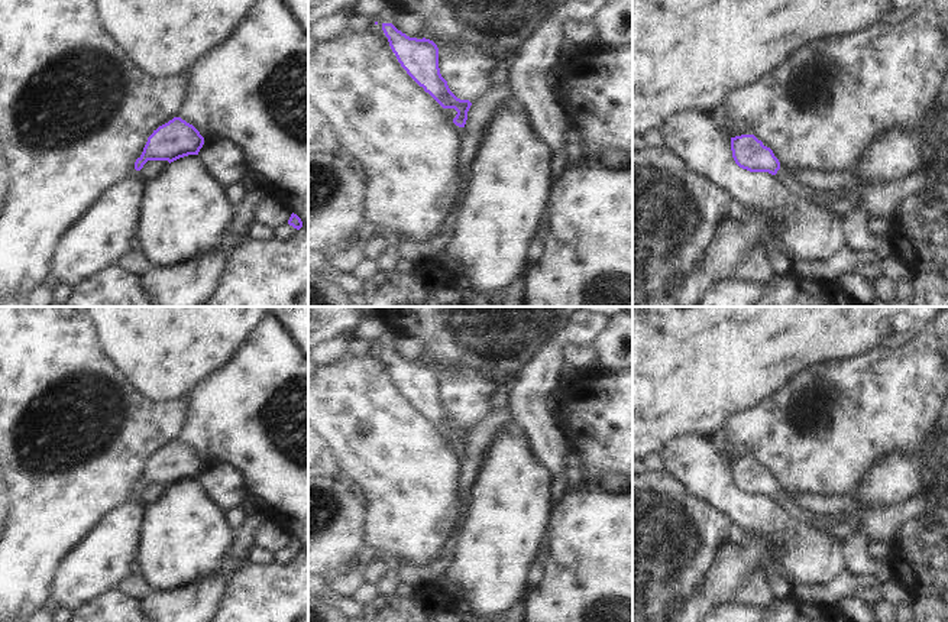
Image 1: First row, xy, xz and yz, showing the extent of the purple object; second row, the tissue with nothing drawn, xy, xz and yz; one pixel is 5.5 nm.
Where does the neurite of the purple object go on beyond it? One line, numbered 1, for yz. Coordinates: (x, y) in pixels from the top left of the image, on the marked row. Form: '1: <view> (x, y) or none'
1: yz (880, 198)

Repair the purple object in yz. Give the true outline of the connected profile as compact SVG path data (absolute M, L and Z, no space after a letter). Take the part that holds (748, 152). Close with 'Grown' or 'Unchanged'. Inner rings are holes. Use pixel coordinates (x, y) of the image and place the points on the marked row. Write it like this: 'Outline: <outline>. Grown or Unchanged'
Outline: M754 135L731 137L731 150L735 163L750 172L769 172L797 198L806 200L822 207L848 200L860 198L874 218L887 218L889 214L900 207L909 197L918 194L926 181L925 171L916 171L909 176L892 182L860 184L852 189L822 192L805 187L797 179L790 178L782 168L773 150L763 145Z. Grown

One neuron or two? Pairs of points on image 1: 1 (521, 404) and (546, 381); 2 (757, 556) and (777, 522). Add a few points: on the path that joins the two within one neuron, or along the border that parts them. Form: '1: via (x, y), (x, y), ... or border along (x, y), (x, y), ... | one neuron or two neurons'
1: via (527, 398), (540, 385) | one neuron
2: border along (750, 537), (762, 541), (772, 559) | two neurons

